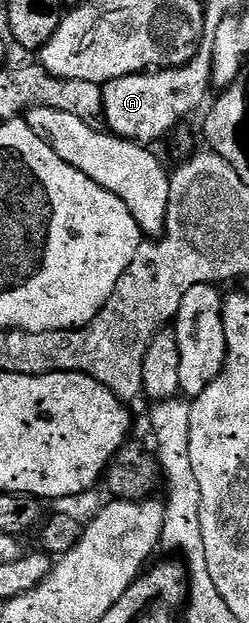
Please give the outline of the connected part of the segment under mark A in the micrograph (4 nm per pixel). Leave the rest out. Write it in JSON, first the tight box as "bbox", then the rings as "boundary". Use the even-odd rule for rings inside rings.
{"bbox":[102,46,213,146],"boundary":[[[202,46],[187,64],[178,68],[160,68],[108,80],[102,90],[105,125],[115,136],[143,146],[153,145],[153,140],[168,135],[170,131],[173,133],[189,112],[207,103],[206,95],[212,92],[213,74],[211,49]]]}

